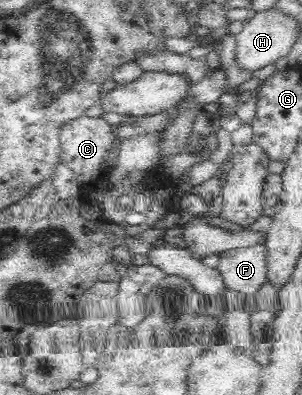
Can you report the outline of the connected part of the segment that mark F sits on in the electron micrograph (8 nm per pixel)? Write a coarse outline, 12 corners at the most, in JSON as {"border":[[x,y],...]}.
{"border":[[264,245],[221,254],[216,269],[240,308],[257,311],[268,281]]}

